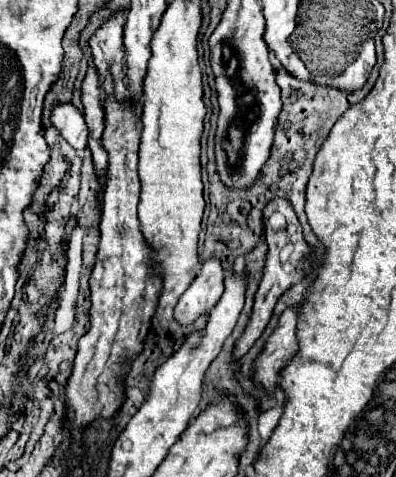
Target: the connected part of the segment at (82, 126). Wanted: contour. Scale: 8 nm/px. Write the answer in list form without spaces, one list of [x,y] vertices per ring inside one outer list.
[[[57,102],[51,110],[51,122],[61,132],[61,136],[75,148],[81,150],[87,146],[87,124],[83,112],[77,110],[71,102]]]

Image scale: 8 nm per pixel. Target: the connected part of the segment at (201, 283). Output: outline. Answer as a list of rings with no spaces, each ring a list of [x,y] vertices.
[[[207,260],[199,276],[191,282],[175,306],[175,320],[181,326],[191,326],[199,314],[207,314],[223,294],[223,268],[219,260]]]

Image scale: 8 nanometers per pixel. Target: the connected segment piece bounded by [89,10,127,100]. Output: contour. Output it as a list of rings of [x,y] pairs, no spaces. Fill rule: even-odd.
[[[125,10],[115,12],[111,18],[105,20],[103,26],[97,28],[97,32],[91,36],[89,46],[93,50],[93,64],[99,70],[101,84],[105,76],[111,72],[115,78],[115,96],[117,100],[125,98],[127,84],[123,82],[123,58],[125,58],[125,46],[123,46],[123,26],[125,26]]]

